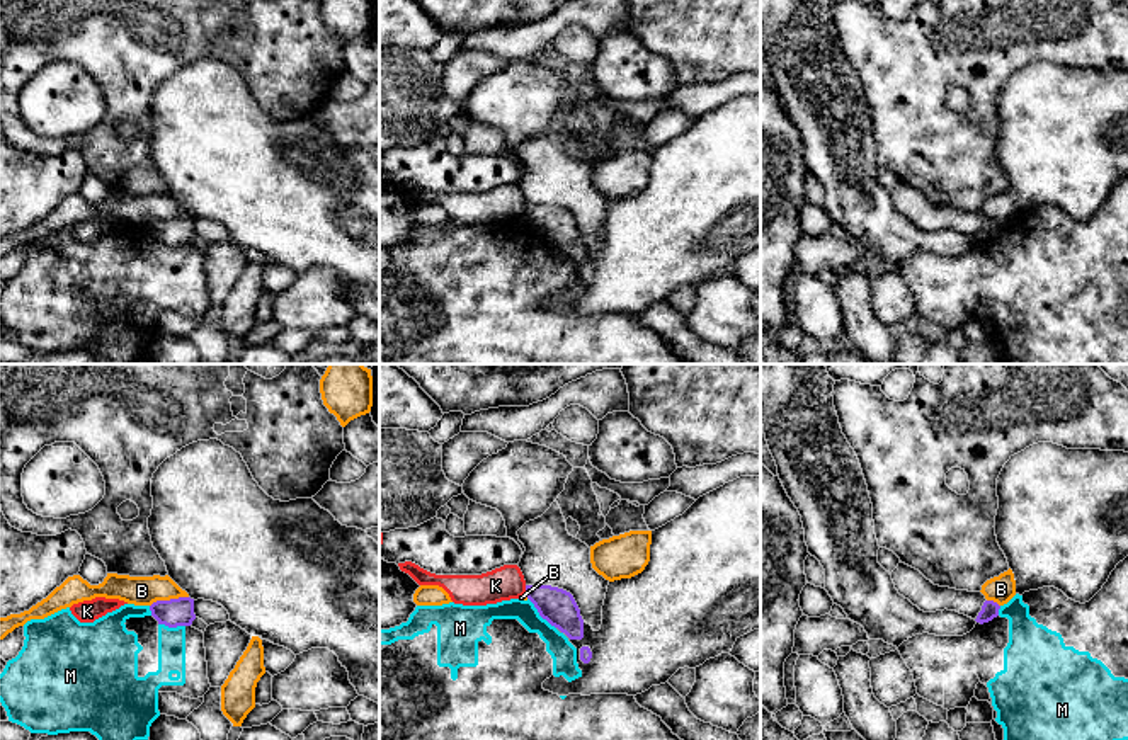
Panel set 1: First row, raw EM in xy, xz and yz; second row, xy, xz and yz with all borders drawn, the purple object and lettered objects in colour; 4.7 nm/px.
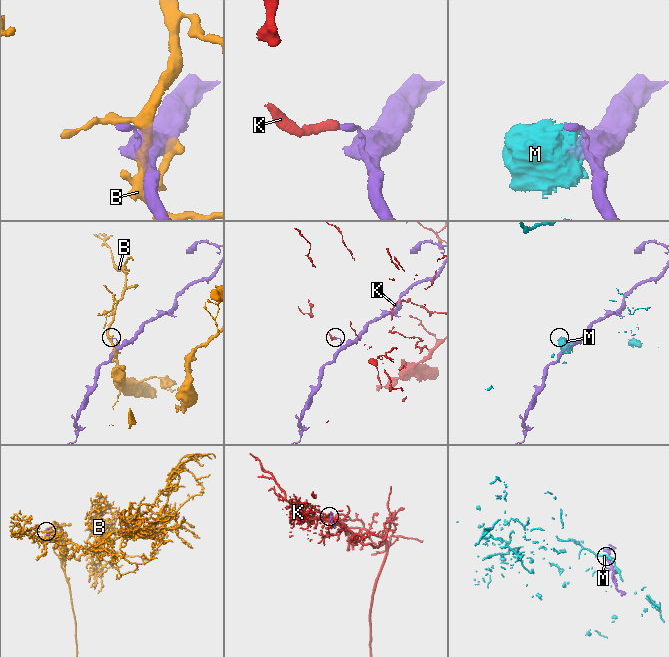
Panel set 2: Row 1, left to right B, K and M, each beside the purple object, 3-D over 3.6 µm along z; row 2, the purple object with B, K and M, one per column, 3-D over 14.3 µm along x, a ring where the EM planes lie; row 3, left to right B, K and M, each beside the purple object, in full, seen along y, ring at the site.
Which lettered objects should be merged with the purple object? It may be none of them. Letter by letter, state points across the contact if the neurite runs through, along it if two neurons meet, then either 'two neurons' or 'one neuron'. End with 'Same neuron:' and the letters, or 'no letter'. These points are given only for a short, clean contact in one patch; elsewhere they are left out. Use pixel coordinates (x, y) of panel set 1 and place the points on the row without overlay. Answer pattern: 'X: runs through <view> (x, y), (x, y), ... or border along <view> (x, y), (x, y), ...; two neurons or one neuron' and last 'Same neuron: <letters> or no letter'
B: two neurons
K: border along xz (526, 204), (523, 215); two neurons
M: two neurons
Same neuron: no letter

